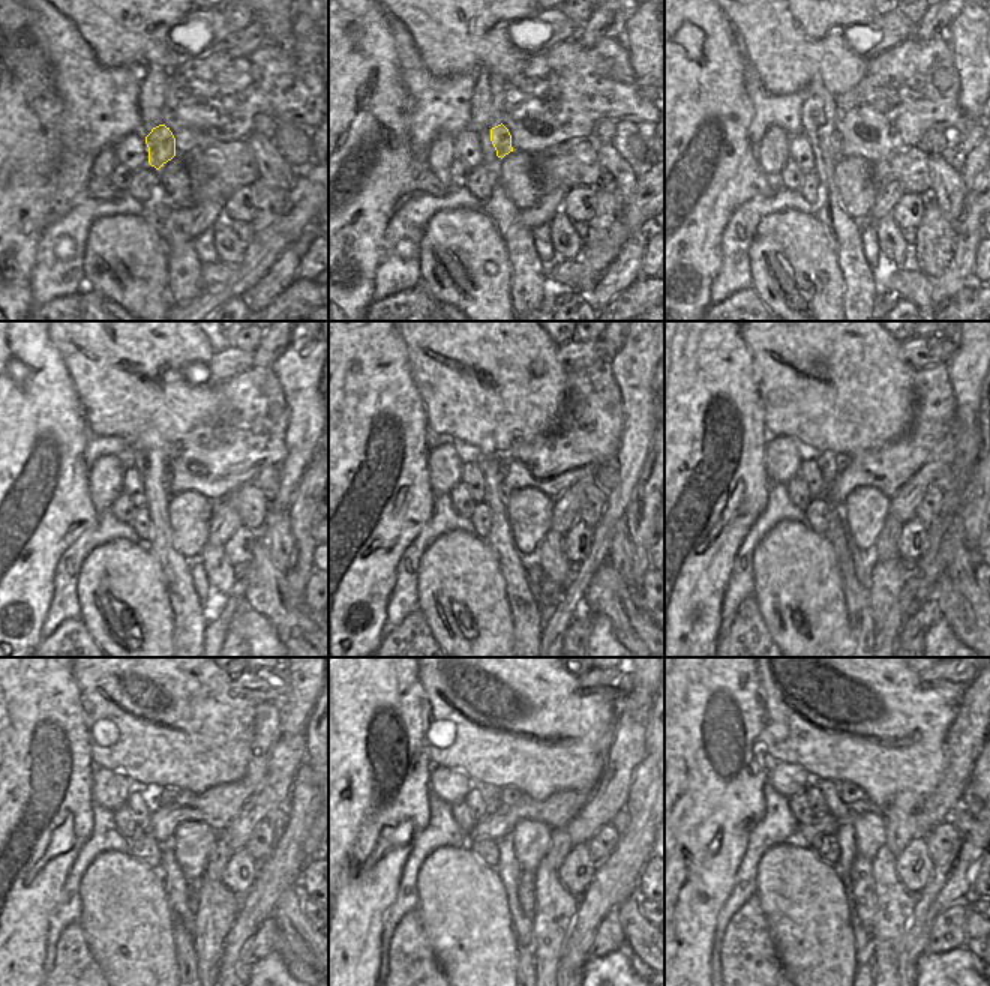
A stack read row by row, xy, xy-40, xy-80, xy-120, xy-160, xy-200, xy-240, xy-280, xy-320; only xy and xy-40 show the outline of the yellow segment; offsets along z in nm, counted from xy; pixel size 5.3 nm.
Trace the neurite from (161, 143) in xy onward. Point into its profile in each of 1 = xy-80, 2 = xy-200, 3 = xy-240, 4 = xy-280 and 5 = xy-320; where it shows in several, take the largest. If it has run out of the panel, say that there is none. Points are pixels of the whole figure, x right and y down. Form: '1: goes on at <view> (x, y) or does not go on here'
1: goes on at xy-80 (836, 137)
2: goes on at xy-200 (831, 465)
3: goes on at xy-240 (168, 796)
4: goes on at xy-280 (509, 796)
5: goes on at xy-320 (849, 793)

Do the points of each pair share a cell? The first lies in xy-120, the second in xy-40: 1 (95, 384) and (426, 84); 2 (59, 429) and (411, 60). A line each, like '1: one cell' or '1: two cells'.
1: two cells
2: two cells

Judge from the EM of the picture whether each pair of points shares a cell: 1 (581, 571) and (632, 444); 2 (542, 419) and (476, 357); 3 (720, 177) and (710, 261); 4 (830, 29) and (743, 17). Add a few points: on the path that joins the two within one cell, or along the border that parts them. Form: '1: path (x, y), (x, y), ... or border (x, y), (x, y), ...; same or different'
1: path (602, 541), (629, 476); same
2: path (525, 402), (492, 372); same
3: path (710, 198), (710, 240); same
4: path (809, 29), (801, 29), (789, 17), (764, 17); same

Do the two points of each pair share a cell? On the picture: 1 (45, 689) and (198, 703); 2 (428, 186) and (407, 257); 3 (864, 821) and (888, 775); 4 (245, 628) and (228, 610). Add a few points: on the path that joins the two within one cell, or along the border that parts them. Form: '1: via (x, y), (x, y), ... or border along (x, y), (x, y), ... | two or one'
1: border along (72, 673), (87, 727) | two
2: border along (449, 188), (440, 195), (411, 194), (393, 210) | two
3: border along (876, 809), (885, 823), (887, 844) | two
4: border along (246, 607), (236, 613), (228, 631) | two

